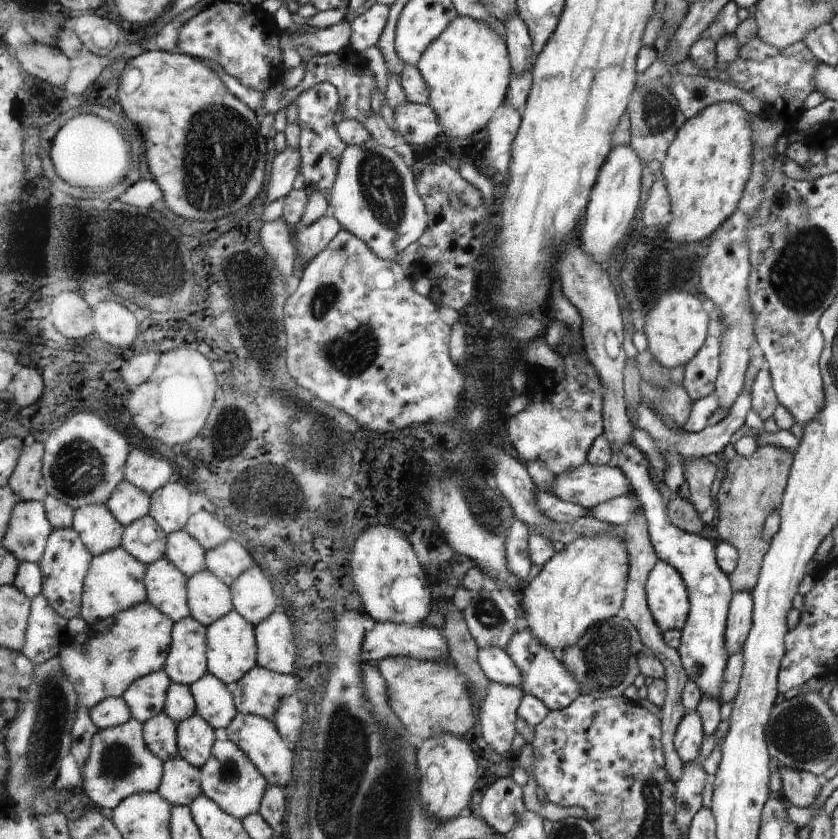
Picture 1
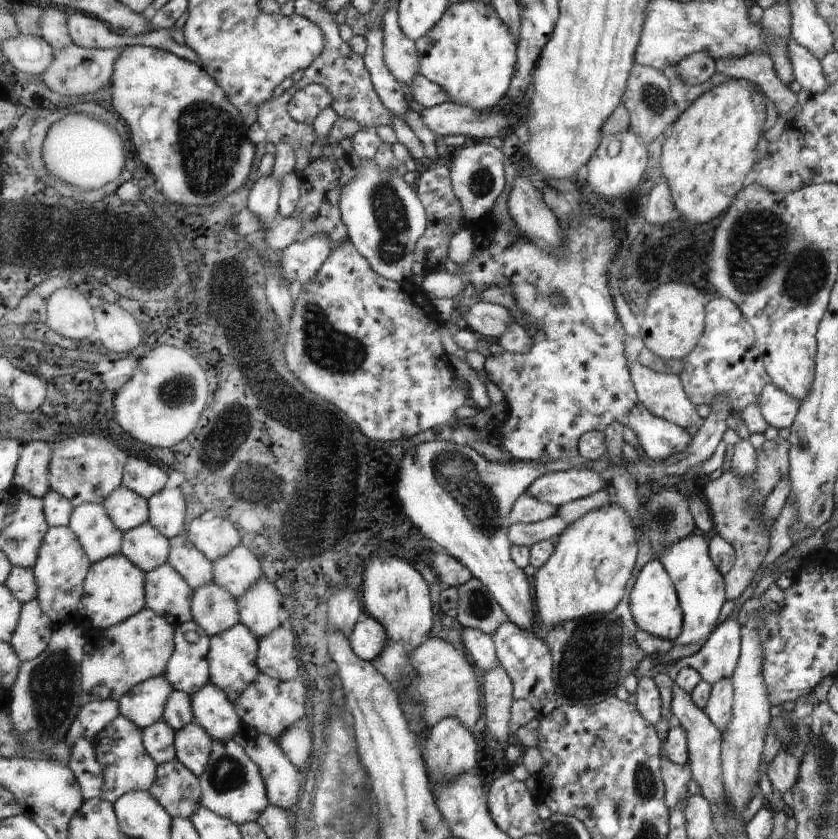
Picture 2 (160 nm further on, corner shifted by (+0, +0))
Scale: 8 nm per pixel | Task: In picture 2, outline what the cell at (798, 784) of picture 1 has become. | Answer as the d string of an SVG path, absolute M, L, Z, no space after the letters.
M780 750L768 764L768 776L774 791L784 794L798 780L801 759L788 751Z

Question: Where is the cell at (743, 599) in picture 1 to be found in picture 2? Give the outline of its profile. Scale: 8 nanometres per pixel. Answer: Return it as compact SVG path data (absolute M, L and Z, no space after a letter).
M727 618L709 635L696 653L684 657L676 666L690 667L710 686L722 679L730 679L741 653L741 630L737 618Z

